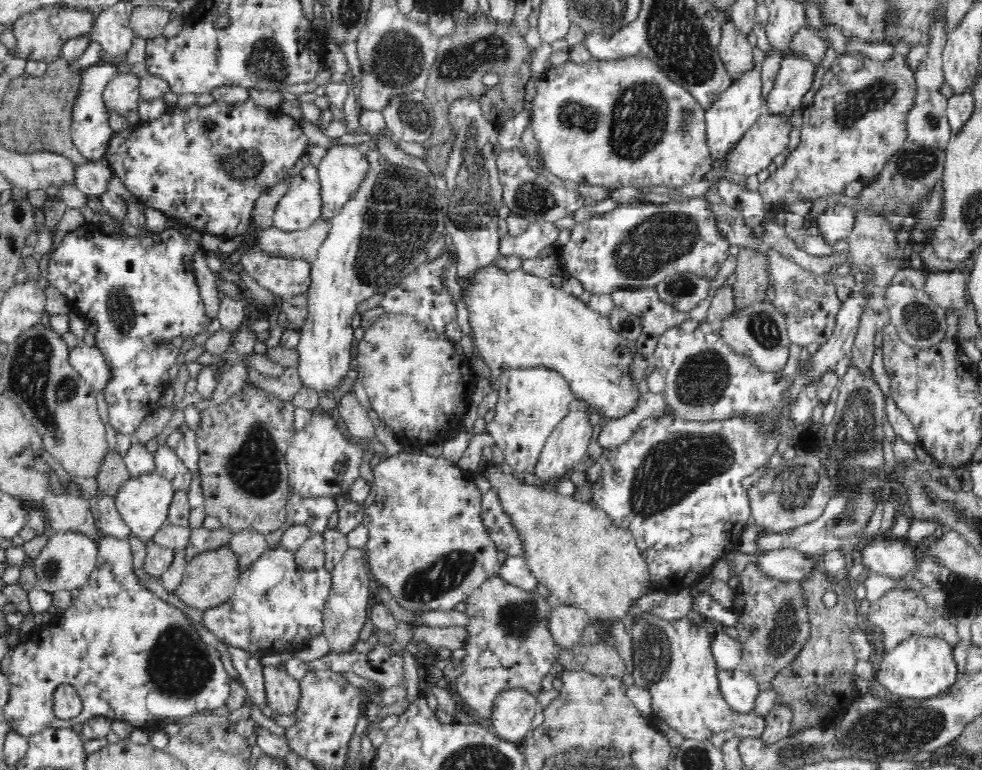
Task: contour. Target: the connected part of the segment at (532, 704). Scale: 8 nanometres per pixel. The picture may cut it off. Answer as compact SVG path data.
M522 690L507 691L497 701L497 706L488 726L500 740L520 745L526 739L532 718L534 718L534 714L536 714L538 709L540 707L537 700L529 693Z

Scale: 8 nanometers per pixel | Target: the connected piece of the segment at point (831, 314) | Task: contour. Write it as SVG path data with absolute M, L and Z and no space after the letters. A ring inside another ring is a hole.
M776 252L772 254L771 282L766 299L772 301L783 315L789 341L801 347L814 342L818 345L828 342L835 327L836 314L841 307L841 302L836 297L834 277L830 273L816 275L806 272Z

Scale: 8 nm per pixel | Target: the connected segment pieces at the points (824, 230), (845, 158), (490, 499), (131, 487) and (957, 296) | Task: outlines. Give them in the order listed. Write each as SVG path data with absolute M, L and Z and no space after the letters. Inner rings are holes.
M837 204L820 214L814 224L821 240L832 246L838 240L849 238L854 224L854 211L847 205Z
M861 52L838 55L831 64L830 70L826 71L821 78L820 88L818 92L813 96L813 104L803 108L802 127L800 130L801 142L799 146L791 151L786 158L786 163L778 168L778 170L768 178L768 180L761 184L759 187L759 194L763 198L764 202L769 208L780 207L782 203L784 205L794 204L799 200L809 199L815 200L820 197L840 196L842 192L844 194L846 185L854 181L863 181L866 178L872 177L882 172L888 160L896 154L896 152L902 149L903 144L907 141L905 136L905 130L903 125L903 118L905 110L911 105L911 98L915 93L915 71L911 69L907 60L904 60L901 56L895 55L894 58L886 62L876 62Z
M491 486L483 494L482 514L484 525L488 527L498 550L506 551L508 555L526 557L526 541L522 529L514 523L512 515L502 505L498 488Z
M152 472L148 476L129 478L128 482L124 484L124 488L120 490L115 503L118 511L124 517L124 521L132 529L134 536L138 540L142 540L142 544L148 544L151 538L158 532L158 529L167 523L170 506L175 494L175 488L170 480L158 472Z
M925 271L922 292L930 300L941 306L963 309L966 305L966 280L962 273L956 271Z

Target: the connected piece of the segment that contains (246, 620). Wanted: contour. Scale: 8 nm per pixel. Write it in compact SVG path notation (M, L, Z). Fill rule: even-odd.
M284 548L268 549L246 572L241 573L234 594L224 604L205 610L202 626L214 634L214 638L226 650L242 650L250 655L276 654L301 650L314 638L324 635L323 610L332 586L332 573L326 568L314 572L302 572L295 561L295 554Z

